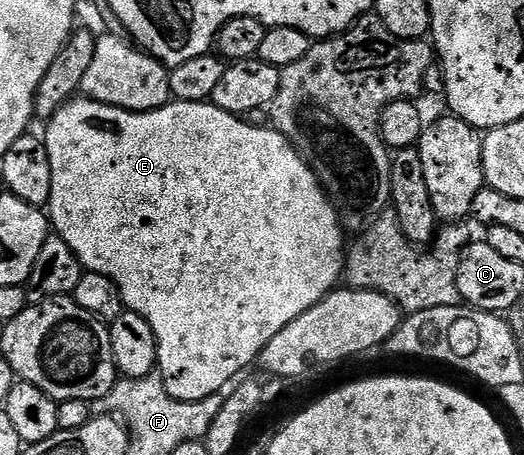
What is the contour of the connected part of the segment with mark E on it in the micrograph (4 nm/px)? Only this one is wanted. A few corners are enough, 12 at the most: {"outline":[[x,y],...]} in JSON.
{"outline":[[71,99],[50,224],[203,401],[345,273],[274,127]]}

